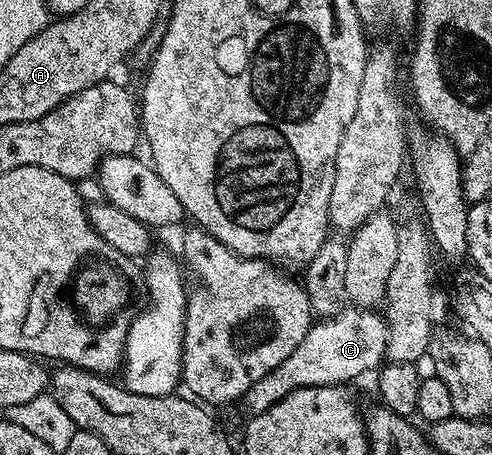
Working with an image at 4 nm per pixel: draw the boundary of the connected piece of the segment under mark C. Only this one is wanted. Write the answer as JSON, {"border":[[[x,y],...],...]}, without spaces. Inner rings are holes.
{"border":[[[347,307],[335,317],[318,319],[311,324],[308,335],[300,339],[300,347],[280,363],[264,379],[256,379],[246,392],[244,404],[250,415],[265,415],[272,406],[280,403],[287,393],[313,385],[340,385],[354,381],[366,372],[377,370],[386,361],[388,327],[386,318],[374,309]]]}

